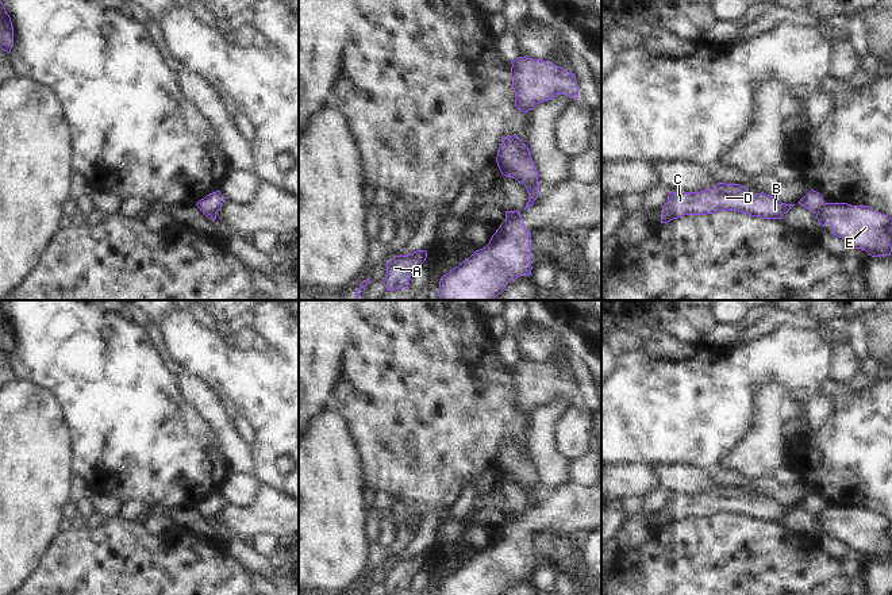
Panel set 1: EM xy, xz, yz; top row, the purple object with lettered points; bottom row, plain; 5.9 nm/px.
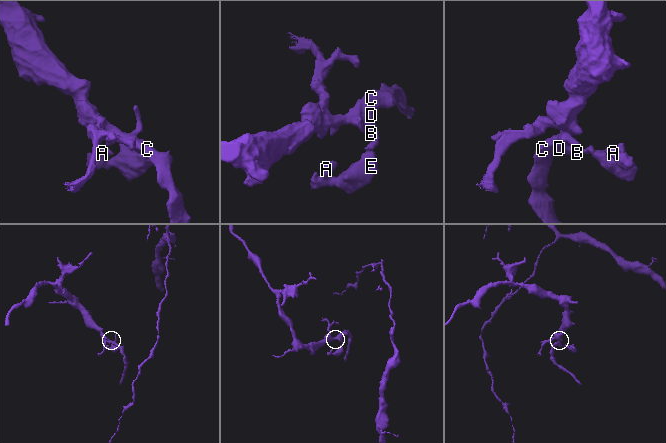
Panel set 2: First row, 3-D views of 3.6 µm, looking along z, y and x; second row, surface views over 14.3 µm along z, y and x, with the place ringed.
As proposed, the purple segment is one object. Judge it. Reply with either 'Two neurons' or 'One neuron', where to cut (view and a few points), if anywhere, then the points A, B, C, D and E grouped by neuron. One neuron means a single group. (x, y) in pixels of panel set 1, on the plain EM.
Two neurons. Split along yz (825, 506), (815, 515). Groups: A E / B C D

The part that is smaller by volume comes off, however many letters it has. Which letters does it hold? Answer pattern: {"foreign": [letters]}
{"foreign": ["A", "E"]}

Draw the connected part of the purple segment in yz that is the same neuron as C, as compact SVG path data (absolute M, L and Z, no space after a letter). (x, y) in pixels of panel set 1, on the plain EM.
M718 485L714 491L700 495L669 495L661 514L661 526L684 518L707 518L716 514L738 514L761 522L781 522L793 508L764 495L751 496L741 487Z

